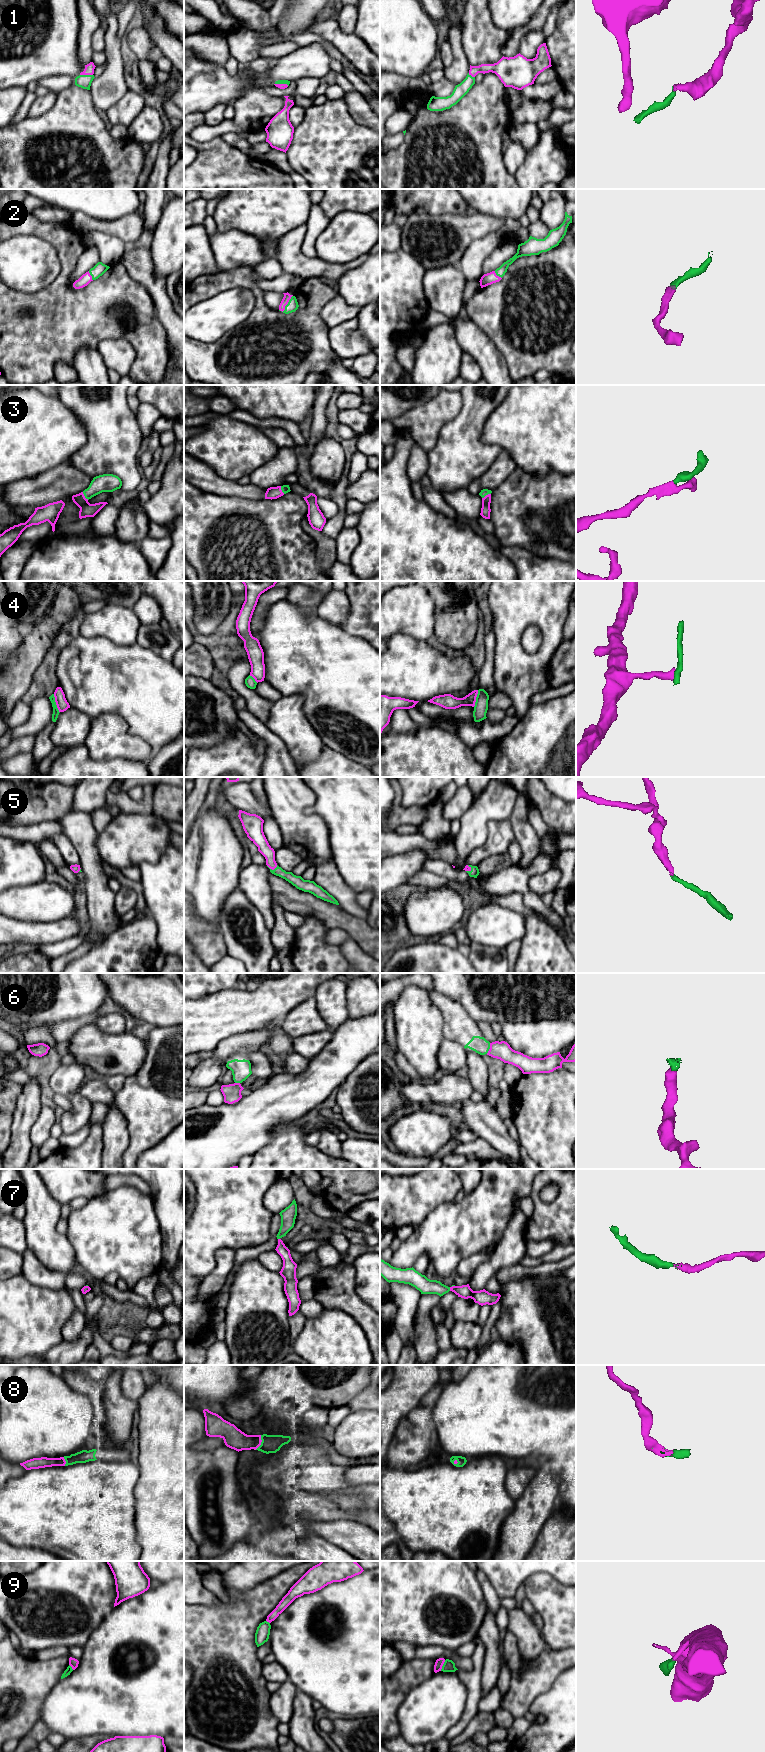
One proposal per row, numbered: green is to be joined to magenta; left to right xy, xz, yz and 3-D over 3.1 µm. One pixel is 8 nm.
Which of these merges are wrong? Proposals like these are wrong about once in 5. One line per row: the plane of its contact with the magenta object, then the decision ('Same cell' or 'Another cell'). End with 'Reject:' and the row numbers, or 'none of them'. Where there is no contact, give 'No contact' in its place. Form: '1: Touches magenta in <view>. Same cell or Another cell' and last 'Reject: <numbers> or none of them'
1: Touches magenta in xy. Same cell
2: Touches magenta in xz. Same cell
3: Touches magenta in xy. Same cell
4: Touches magenta in xy. Another cell
5: Touches magenta in xz. Same cell
6: Touches magenta in yz. Same cell
7: Touches magenta in yz. Same cell
8: Touches magenta in xz. Same cell
9: Touches magenta in yz. Another cell
Reject: 4, 9

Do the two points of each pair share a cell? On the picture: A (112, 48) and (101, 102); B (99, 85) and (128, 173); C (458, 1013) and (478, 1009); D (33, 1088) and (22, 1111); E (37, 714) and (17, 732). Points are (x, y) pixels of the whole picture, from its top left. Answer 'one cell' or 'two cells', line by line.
A: one cell
B: two cells
C: two cells
D: one cell
E: one cell

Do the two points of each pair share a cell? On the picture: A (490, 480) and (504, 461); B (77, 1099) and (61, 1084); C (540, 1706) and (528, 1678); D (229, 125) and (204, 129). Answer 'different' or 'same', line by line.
A: same
B: different
C: different
D: same

